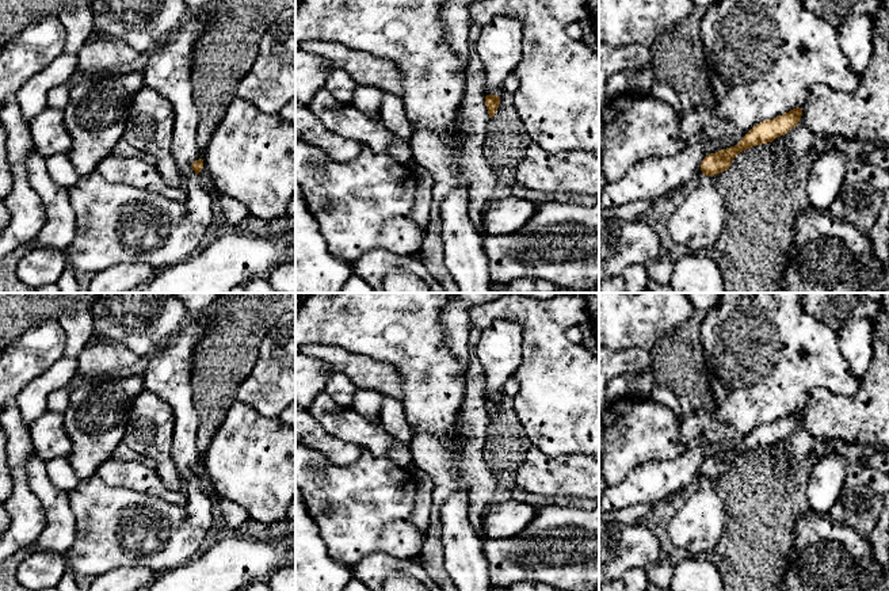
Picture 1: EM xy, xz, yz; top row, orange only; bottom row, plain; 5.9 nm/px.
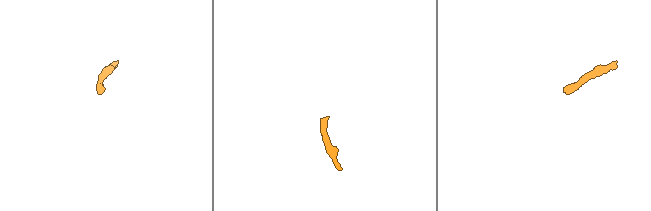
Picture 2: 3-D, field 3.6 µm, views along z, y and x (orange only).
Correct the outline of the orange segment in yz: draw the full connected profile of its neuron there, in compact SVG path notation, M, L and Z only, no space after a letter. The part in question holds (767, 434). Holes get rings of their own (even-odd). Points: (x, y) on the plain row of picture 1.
M797 411L777 422L758 427L740 443L737 449L707 458L701 466L702 477L713 480L729 473L733 462L740 455L756 449L772 446L777 441L785 439L798 428L801 419L802 413Z

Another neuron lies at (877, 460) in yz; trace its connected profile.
M867 449L865 453L865 461L870 468L889 474L889 451L875 451Z

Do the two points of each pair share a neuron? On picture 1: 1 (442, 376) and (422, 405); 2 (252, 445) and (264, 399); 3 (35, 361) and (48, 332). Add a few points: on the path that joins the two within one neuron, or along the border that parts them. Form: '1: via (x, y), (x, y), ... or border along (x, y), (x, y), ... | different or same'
1: via (435, 382), (434, 392), (428, 399) | same
2: border along (237, 399), (250, 404), (262, 415), (278, 418) | different
3: via (35, 354), (48, 339) | same

